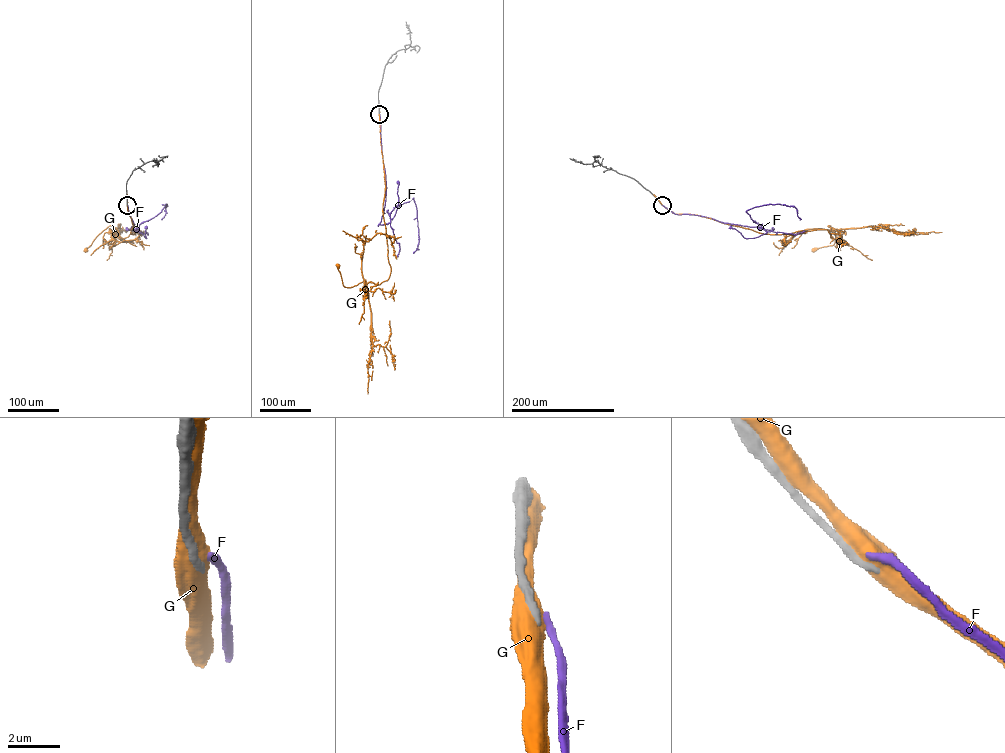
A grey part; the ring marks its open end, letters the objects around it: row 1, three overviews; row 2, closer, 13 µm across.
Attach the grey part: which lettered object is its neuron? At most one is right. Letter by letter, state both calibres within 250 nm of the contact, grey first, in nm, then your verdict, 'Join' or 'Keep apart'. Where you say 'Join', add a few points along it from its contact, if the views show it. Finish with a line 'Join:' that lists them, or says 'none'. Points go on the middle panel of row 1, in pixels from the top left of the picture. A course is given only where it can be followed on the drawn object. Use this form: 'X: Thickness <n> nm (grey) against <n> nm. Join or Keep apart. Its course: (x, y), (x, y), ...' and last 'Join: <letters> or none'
F: Thickness 360 nm (grey) against 320 nm. Join. Its course: (379, 114), (386, 185), (383, 213), (378, 226), (388, 224), (394, 215), (398, 202), (398, 183)
G: Thickness 320 nm (grey) against 650 nm. Keep apart
Join: F

